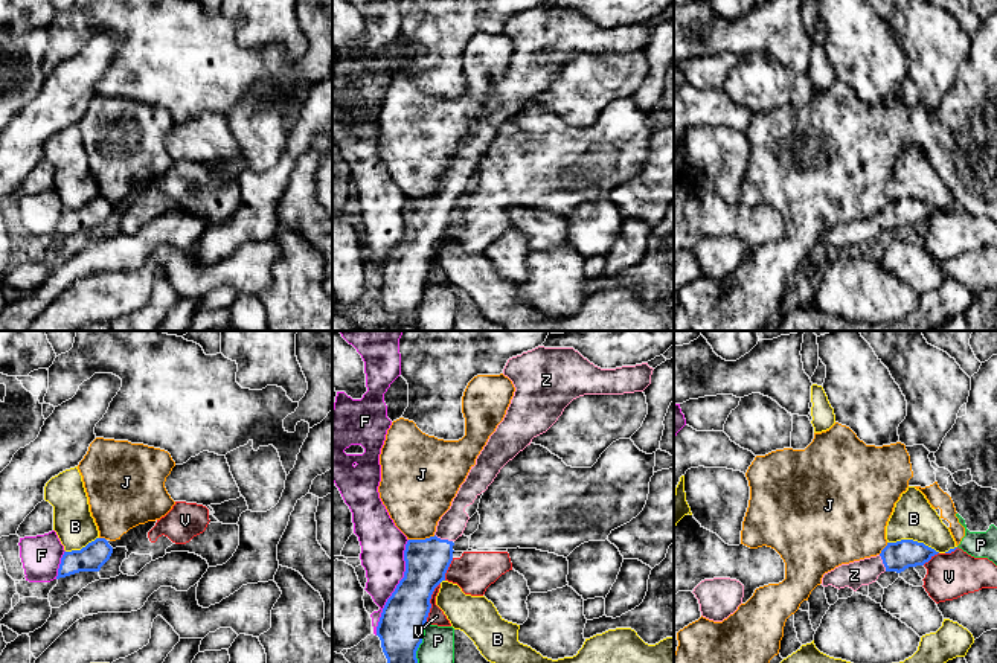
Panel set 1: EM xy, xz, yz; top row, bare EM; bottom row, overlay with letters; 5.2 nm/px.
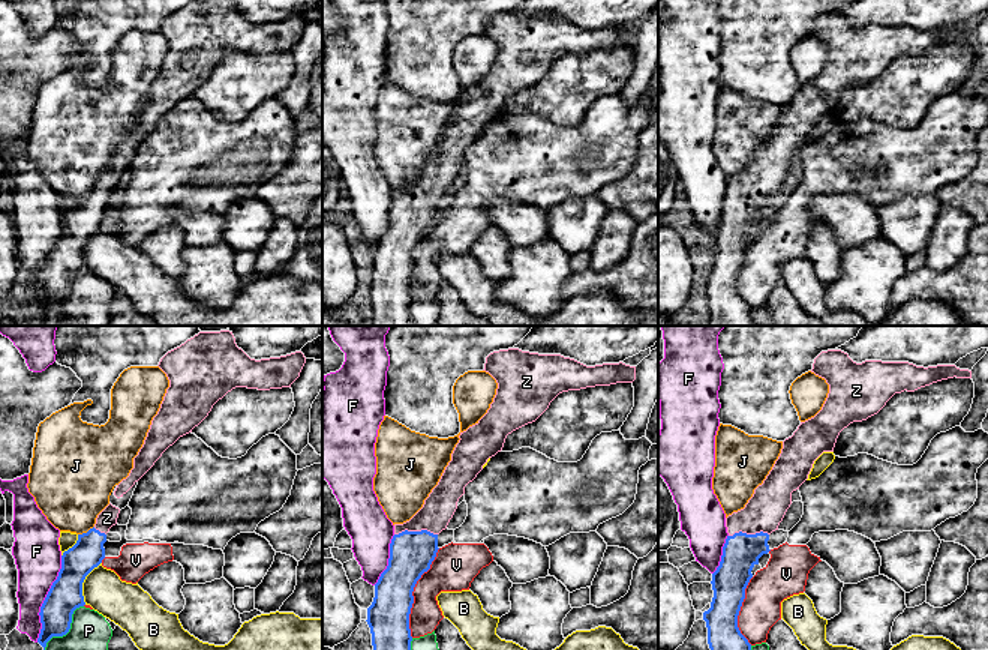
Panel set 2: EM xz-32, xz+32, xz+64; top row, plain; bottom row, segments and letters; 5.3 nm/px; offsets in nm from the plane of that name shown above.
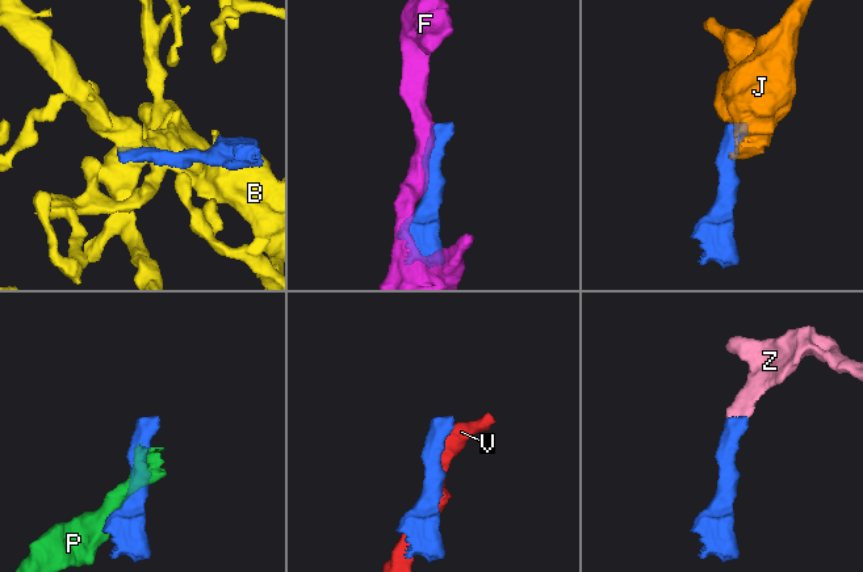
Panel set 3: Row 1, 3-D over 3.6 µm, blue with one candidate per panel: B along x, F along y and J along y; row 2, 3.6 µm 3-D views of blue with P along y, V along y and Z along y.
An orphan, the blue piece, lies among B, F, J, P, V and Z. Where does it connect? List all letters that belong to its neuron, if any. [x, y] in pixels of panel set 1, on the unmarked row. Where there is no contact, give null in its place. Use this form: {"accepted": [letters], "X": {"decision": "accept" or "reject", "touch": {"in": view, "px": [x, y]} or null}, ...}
{"accepted": ["Z"], "B": {"decision": "reject", "touch": {"in": "yz", "px": [912, 198]}}, "F": {"decision": "reject", "touch": {"in": "xz", "px": [397, 246]}}, "J": {"decision": "reject", "touch": {"in": "xz", "px": [421, 198]}}, "P": {"decision": "reject", "touch": {"in": "xz", "px": [418, 305]}}, "V": {"decision": "reject", "touch": {"in": "xz", "px": [430, 262]}}, "Z": {"decision": "accept", "touch": {"in": "xz", "px": [444, 198]}}}

